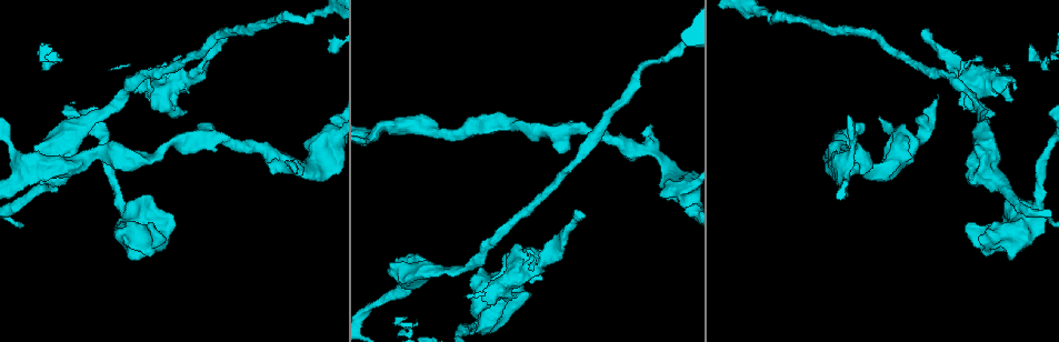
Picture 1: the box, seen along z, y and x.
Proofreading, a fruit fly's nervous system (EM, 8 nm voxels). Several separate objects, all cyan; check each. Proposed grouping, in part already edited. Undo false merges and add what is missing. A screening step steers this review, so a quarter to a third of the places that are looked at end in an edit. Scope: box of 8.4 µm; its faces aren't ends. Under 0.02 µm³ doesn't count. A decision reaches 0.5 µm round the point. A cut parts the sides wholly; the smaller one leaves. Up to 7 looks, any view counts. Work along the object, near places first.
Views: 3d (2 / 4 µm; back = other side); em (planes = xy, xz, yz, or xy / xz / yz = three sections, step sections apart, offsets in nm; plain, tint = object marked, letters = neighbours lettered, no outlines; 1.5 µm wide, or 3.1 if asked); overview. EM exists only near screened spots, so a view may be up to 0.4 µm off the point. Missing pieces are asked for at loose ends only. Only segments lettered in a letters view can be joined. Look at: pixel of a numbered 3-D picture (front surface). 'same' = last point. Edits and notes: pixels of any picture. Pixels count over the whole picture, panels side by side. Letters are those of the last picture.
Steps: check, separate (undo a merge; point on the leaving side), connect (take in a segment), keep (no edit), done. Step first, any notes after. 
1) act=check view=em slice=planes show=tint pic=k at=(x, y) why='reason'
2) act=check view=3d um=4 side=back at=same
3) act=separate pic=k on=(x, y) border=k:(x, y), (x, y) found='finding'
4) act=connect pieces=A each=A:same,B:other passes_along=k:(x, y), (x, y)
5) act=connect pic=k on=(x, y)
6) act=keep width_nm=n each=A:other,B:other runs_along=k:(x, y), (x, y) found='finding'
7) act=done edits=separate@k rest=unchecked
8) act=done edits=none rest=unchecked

act=check view=3d um=2 side=back pic=1 at=(922, 30) why='thin end'

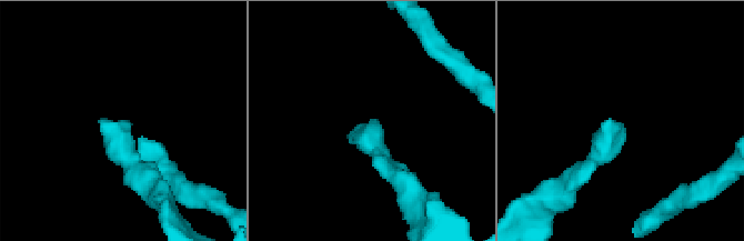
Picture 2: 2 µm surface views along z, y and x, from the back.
act=check view=em slice=yz step=4 show=letters pic=2 at=(617, 123)

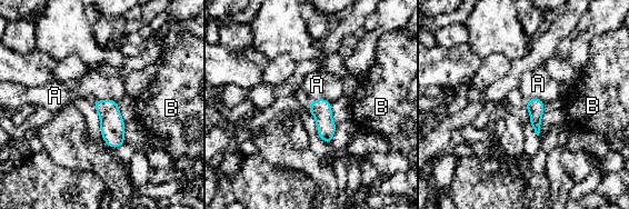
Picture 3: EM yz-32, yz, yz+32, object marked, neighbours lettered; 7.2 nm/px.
act=check view=em slice=planes show=letters at=same

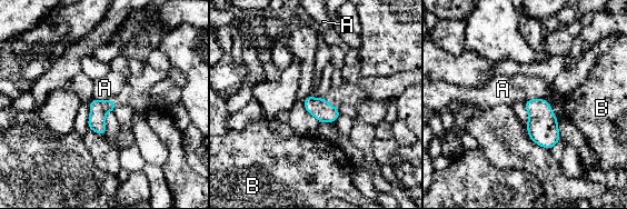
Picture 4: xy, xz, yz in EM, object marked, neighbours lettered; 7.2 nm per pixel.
act=keep each=A:other,B:other border=4:(545, 98), (531, 98), (524, 102) found='no lettered segment goes on from it'

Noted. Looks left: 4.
act=check view=3d um=2 side=back pic=1 at=(294, 171) why='an open end'

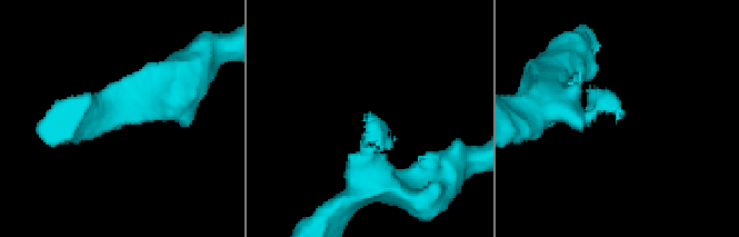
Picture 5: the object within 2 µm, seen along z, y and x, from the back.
act=check view=em slice=planes show=letters pic=5 at=(365, 115) why='need the tissue'

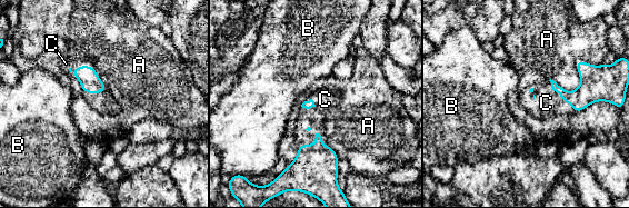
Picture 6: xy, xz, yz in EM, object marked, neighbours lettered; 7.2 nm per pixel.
act=connect pic=6 on=(315, 117) each=A:other,B:other,C:same passes_along=6:(313, 171), (313, 145), (315, 117) found='it goes on there'

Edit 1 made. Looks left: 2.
act=done edits=connect@6 rest=unchecked

